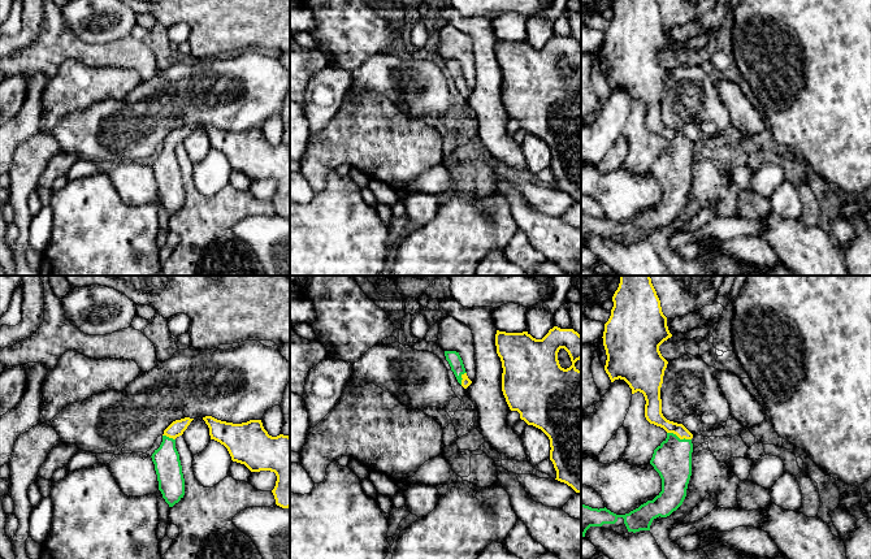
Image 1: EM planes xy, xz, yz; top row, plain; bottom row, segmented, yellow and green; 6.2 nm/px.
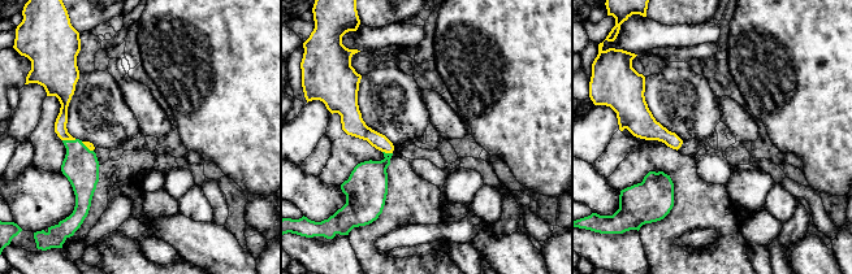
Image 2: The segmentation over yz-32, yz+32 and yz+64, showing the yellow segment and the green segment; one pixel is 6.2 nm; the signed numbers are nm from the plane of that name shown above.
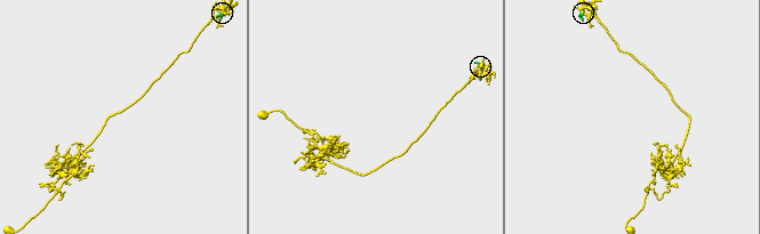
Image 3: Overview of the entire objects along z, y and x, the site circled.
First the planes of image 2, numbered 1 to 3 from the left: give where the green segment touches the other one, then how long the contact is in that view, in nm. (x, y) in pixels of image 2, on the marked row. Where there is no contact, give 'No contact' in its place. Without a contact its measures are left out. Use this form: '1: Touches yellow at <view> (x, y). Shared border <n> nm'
1: Touches yellow at yz-32 (69, 139). Shared border 90 nm
2: Touches yellow at yz+32 (388, 152). Shared border 70 nm
3: No contact

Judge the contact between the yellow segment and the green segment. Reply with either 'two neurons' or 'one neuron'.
one neuron

